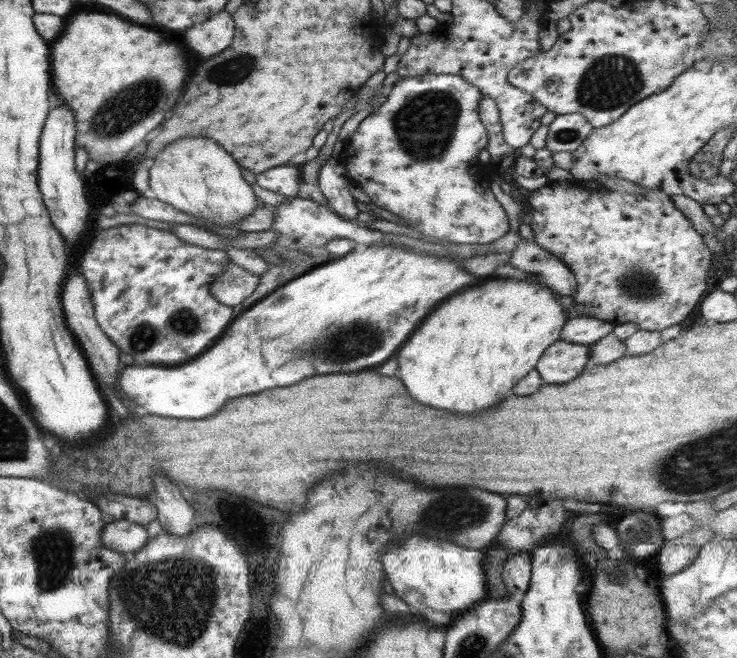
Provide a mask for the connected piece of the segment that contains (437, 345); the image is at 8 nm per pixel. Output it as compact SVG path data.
M503 277L489 280L443 302L421 328L402 343L401 350L395 353L399 368L396 376L403 382L407 394L419 404L451 414L475 414L512 394L515 383L535 368L545 348L559 338L567 319L553 293L539 282L525 283Z

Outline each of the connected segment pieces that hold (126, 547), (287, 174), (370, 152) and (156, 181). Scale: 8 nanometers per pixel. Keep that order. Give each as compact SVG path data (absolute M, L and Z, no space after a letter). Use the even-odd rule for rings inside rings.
M112 520L111 524L104 525L101 542L105 548L130 556L141 550L148 541L147 531L140 524L128 520Z
M283 164L264 170L256 175L255 184L263 190L285 196L287 200L295 198L301 182L299 167Z
M422 74L410 77L401 77L395 81L386 96L385 101L363 118L355 131L345 140L345 149L339 154L339 160L346 166L349 181L361 189L372 204L403 219L413 230L423 236L431 236L450 243L476 247L493 243L501 236L508 234L508 219L499 202L490 192L491 178L484 173L482 163L477 160L477 154L486 148L486 132L478 117L477 107L482 94L472 84L463 80L461 76L444 74Z
M181 138L165 146L148 168L149 189L155 199L207 225L229 227L241 223L257 207L251 186L243 180L240 166L213 140Z

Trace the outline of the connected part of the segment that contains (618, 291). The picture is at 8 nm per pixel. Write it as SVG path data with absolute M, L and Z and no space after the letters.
M573 180L573 183L567 188L560 188L559 185L548 181L547 184L538 190L526 193L526 201L529 204L527 214L530 215L529 226L533 230L533 243L537 244L549 255L553 255L557 260L560 260L573 273L577 288L571 299L575 304L584 306L586 310L584 312L585 315L597 317L597 320L603 320L603 322L613 326L632 323L636 325L637 330L659 332L685 320L687 313L699 302L699 298L706 294L707 272L712 266L711 257L713 259L715 255L706 248L703 241L701 241L702 236L695 232L690 221L673 206L669 196L665 195L665 193L657 189L643 189L643 195L621 195L617 192L607 191L602 186L599 186L599 189L595 191L586 190L585 182L581 181Z

